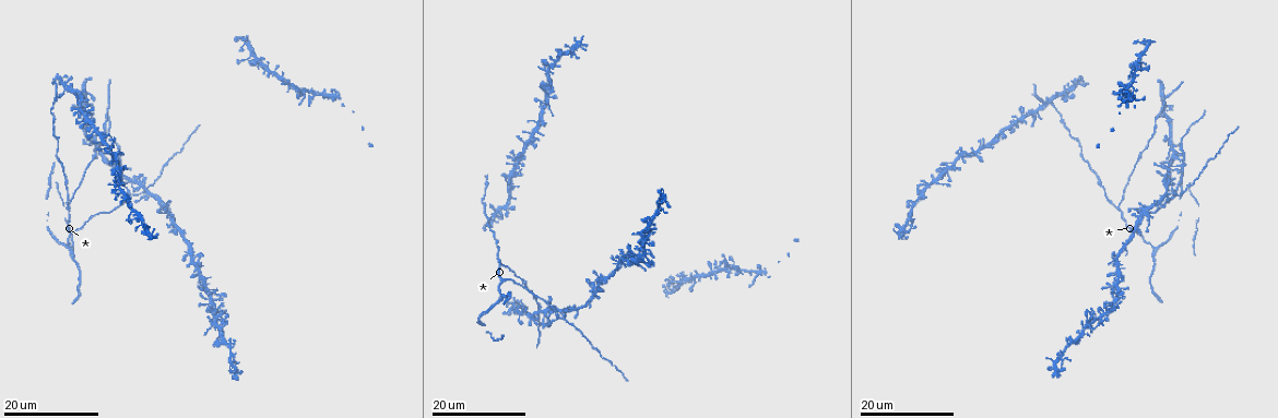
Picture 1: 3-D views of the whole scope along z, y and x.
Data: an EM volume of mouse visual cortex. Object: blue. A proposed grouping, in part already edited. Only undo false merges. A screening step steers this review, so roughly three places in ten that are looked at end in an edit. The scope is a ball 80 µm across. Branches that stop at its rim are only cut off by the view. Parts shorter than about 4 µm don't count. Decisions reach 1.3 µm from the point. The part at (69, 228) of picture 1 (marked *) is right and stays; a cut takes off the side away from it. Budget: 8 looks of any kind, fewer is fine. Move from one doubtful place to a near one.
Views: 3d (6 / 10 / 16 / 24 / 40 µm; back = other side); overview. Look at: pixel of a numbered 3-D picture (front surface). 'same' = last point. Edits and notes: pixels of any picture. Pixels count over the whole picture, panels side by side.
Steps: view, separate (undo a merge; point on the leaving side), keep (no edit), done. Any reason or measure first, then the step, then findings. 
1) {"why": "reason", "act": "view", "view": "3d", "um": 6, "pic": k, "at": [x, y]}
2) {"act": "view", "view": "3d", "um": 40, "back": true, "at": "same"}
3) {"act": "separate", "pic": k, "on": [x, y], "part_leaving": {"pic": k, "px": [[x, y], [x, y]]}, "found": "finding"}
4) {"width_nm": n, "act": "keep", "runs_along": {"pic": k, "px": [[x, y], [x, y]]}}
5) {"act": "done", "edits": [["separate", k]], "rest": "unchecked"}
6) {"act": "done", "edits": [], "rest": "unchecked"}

{"why": "three arms meet", "act": "view", "view": "3d", "um": 24, "pic": 1, "at": [67, 207]}

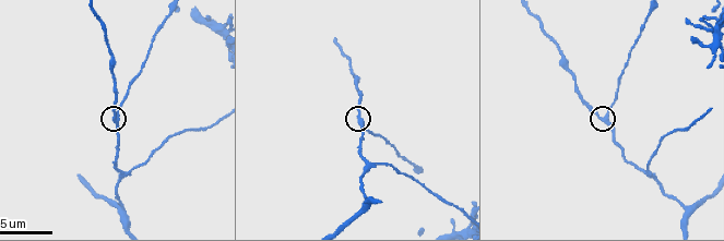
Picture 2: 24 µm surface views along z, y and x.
{"act": "view", "view": "3d", "um": 10, "pic": 2, "at": [113, 117]}

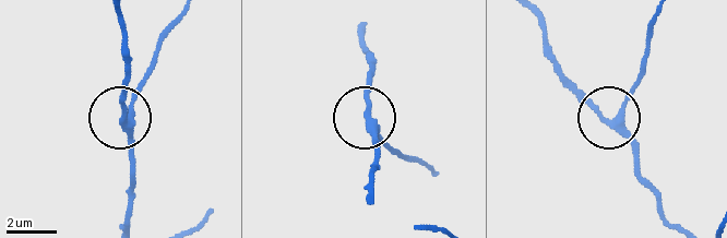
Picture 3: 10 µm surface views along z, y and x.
{"width_nm": 260, "act": "keep", "runs_along": {"pic": 3, "px": [[374, 185], [374, 137], [367, 121], [391, 153]]}, "found": "all the same neuron"}

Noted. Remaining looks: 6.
{"why": "three arms meet", "act": "view", "view": "3d", "um": 10, "pic": 2, "at": [689, 212]}

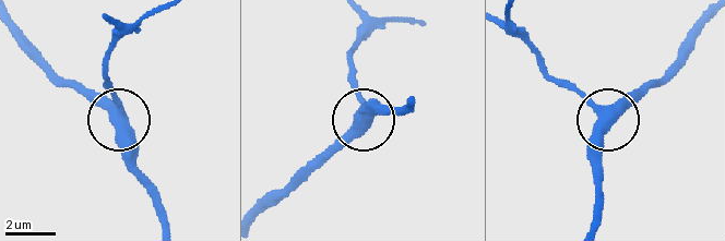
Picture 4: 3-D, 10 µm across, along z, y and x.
{"side_arm_um": 13, "act": "keep", "runs_along": {"pic": 4, "px": [[109, 19], [114, 44], [107, 84], [132, 173]]}, "found": "all the same neuron"}

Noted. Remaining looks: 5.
{"why": "four or more arms meet", "act": "view", "view": "3d", "um": 16, "pic": 1, "at": [1145, 210]}

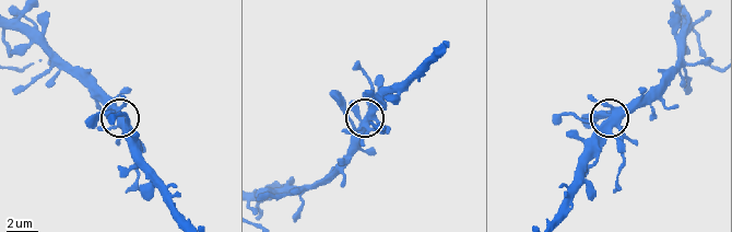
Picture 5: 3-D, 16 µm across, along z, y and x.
{"act": "view", "view": "3d", "um": 6, "pic": 5, "at": [362, 118]}

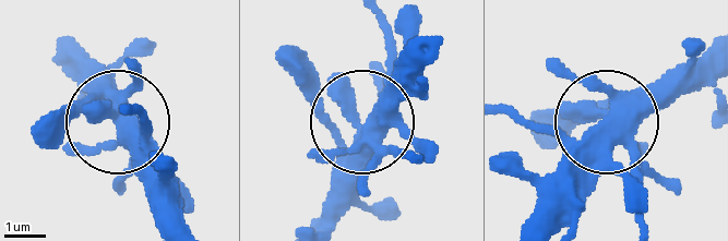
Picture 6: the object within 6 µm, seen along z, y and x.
{"act": "keep", "runs_along": {"pic": 6, "px": [[312, 221], [337, 191], [355, 128], [282, 48]]}, "found": "continuous, no second neuron"}

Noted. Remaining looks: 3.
{"why": "thin arm on a thick one", "act": "view", "view": "3d", "um": 24, "pic": 1, "at": [717, 267]}

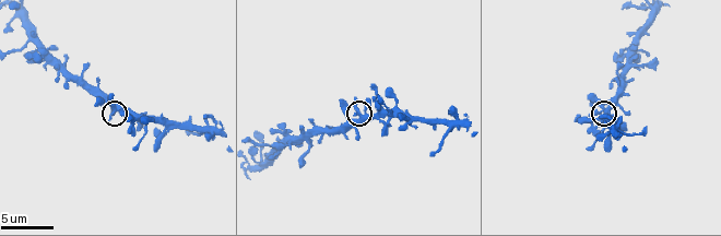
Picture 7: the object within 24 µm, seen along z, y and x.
{"act": "view", "view": "3d", "um": 10, "pic": 7, "at": [360, 113]}

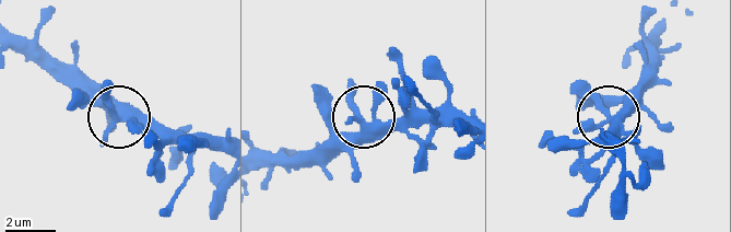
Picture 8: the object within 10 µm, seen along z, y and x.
{"act": "keep", "found": "continuous, no second neuron"}

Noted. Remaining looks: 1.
{"act": "done", "edits": [], "rest": "unchecked"}

